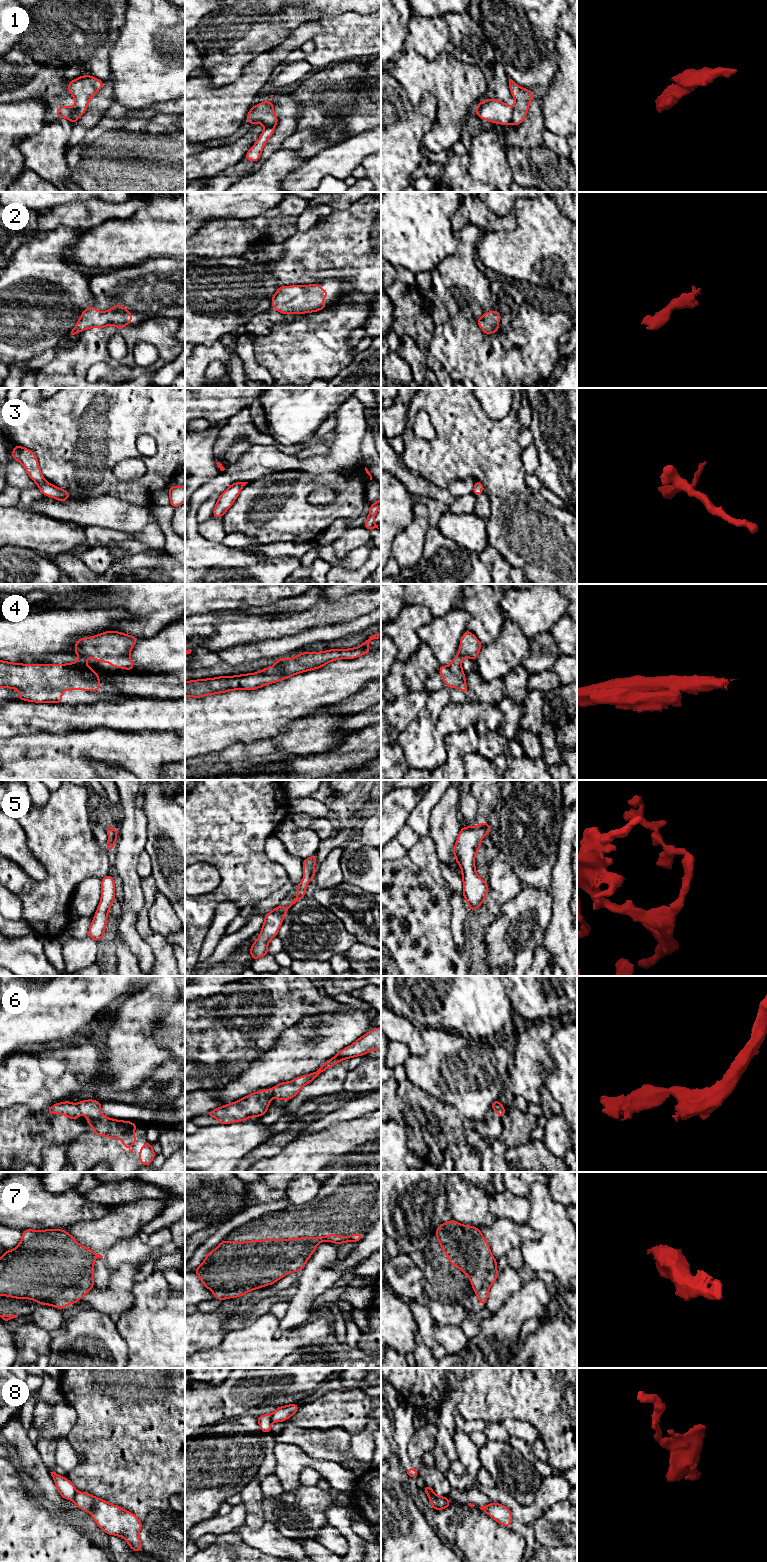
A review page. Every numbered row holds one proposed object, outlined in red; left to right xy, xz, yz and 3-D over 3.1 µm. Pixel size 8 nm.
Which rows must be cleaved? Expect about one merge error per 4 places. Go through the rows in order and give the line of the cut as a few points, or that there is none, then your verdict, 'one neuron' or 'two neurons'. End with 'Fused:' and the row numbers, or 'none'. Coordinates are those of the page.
1: yz (514, 108), (511, 122) | two neurons
2: no cut | one neuron
3: no cut | one neuron
4: xz (289, 658), (277, 665) | two neurons
5: no cut | one neuron
6: no cut | one neuron
7: no cut | one neuron
8: yz (428, 1495), (434, 1495), (440, 1499), (447, 1498) | two neurons
Fused: 1, 4, 8

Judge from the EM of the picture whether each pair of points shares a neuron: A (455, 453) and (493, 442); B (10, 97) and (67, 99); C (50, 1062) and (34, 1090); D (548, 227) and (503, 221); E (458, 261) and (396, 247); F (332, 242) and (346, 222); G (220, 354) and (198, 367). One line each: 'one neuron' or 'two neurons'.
A: one neuron
B: one neuron
C: one neuron
D: two neurons
E: two neurons
F: one neuron
G: one neuron

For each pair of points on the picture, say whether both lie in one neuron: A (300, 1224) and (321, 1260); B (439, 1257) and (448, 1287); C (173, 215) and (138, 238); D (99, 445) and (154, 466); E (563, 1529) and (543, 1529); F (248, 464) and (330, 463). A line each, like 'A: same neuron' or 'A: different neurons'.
A: different neurons
B: same neuron
C: same neuron
D: same neuron
E: same neuron
F: same neuron

